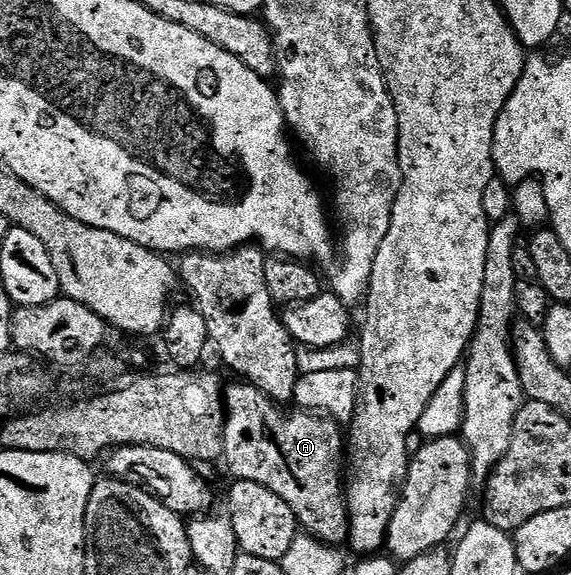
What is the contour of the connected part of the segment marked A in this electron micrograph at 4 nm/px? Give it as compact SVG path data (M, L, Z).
M244 382L233 383L237 384L228 385L228 387L225 388L225 437L223 438L223 450L225 451L223 464L229 467L230 477L232 477L233 480L259 482L259 486L267 486L267 490L271 490L271 494L279 494L279 498L283 498L283 502L287 502L287 506L291 506L298 525L300 525L308 535L330 546L344 545L349 538L349 510L345 503L345 489L343 487L343 457L347 452L347 440L343 435L342 425L332 418L326 418L321 414L314 414L309 410L285 412L289 410L274 404L272 400L268 400L254 384L246 384Z

